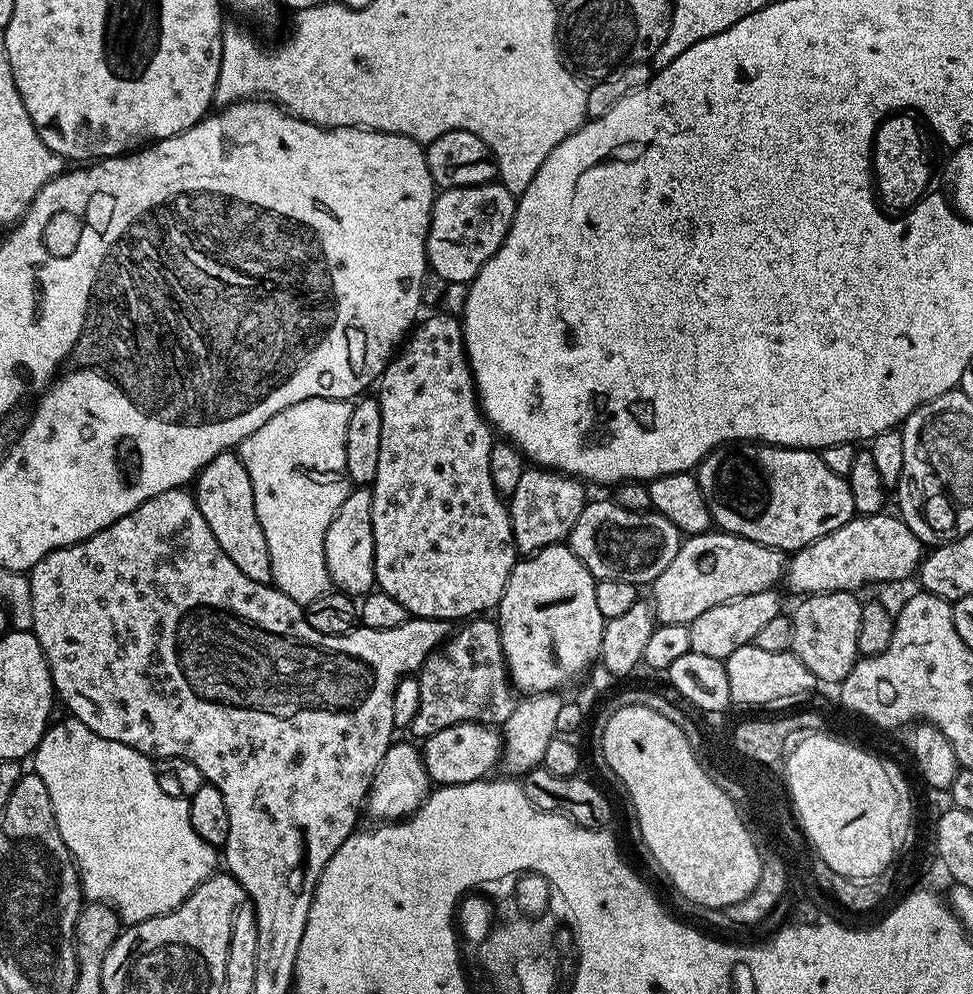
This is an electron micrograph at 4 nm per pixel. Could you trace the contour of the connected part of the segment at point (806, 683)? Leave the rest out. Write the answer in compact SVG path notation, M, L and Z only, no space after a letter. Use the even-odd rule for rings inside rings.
M750 643L734 650L730 658L724 661L726 678L730 680L732 704L772 704L775 700L788 700L791 696L800 696L818 681L791 651L773 654L770 650L758 650L756 644Z

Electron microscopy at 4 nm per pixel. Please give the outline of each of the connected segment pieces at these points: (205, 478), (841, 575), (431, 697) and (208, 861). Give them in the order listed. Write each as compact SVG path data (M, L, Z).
M232 450L219 452L196 477L194 495L198 510L202 510L202 518L206 518L206 526L210 526L214 538L218 538L218 546L222 546L226 558L230 558L230 562L234 562L234 566L238 566L246 578L272 584L270 546L258 522L250 474L246 474L246 466L239 455Z
M877 514L874 516L857 515L846 526L818 538L814 543L791 553L786 564L786 584L792 592L815 594L817 592L856 592L863 584L888 584L891 580L904 580L919 569L925 555L925 545L906 526L899 515Z
M472 618L461 623L440 647L435 648L420 667L420 701L410 732L417 738L433 736L462 722L502 726L518 703L504 661L500 625L492 618Z
M57 719L45 732L34 753L34 771L46 782L60 837L80 871L85 897L97 904L109 904L128 926L173 912L202 881L217 871L217 849L194 834L188 800L171 791L164 792L161 777L149 757L122 742L110 742L94 734L81 720L67 719Z

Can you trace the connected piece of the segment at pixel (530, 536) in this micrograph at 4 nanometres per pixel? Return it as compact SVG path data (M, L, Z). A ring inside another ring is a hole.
M539 466L525 467L514 494L506 500L516 551L521 557L533 556L546 546L565 543L571 537L574 522L578 522L578 514L582 514L586 503L584 488L581 481L563 472Z

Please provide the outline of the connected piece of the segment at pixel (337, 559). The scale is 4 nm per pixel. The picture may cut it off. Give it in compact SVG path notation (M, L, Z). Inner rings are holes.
M353 487L338 514L334 514L334 522L326 530L326 570L332 579L332 588L353 598L363 598L376 588L371 487Z

